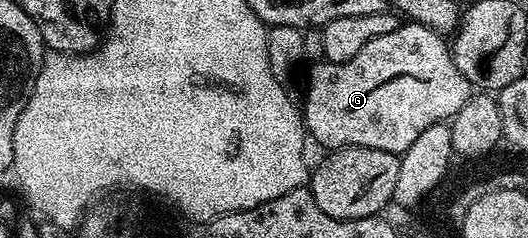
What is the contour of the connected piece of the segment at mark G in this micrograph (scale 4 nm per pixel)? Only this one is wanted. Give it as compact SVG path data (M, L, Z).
M410 20L404 21L386 36L369 40L369 44L365 44L365 48L361 48L353 60L319 60L312 66L315 67L307 78L307 99L301 102L301 113L306 133L310 137L312 134L326 148L364 146L401 156L409 144L413 144L413 140L425 132L425 128L454 118L473 93L471 83L461 76L461 68L457 68L451 58L451 47L444 35Z

